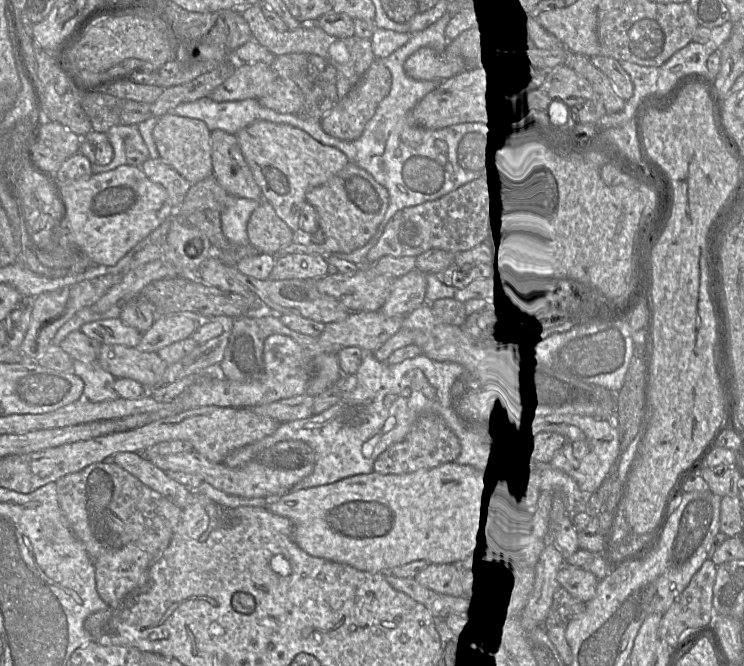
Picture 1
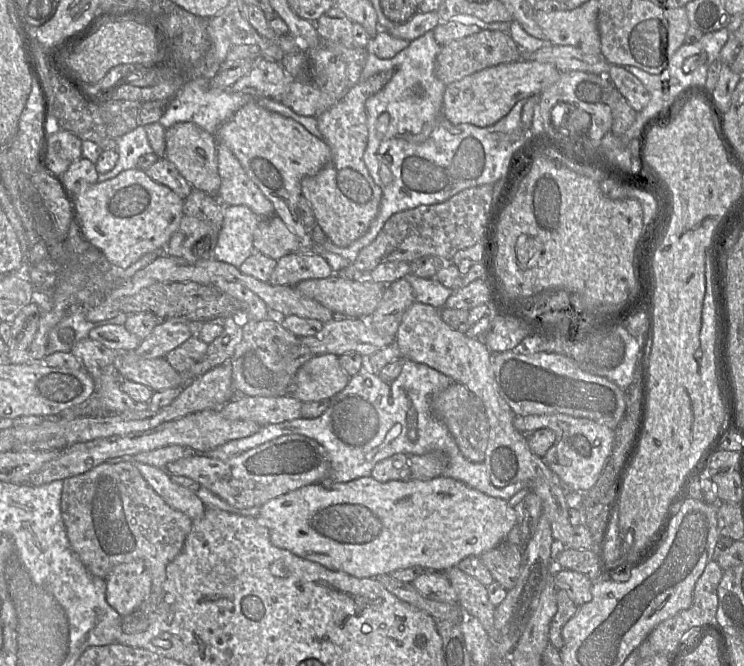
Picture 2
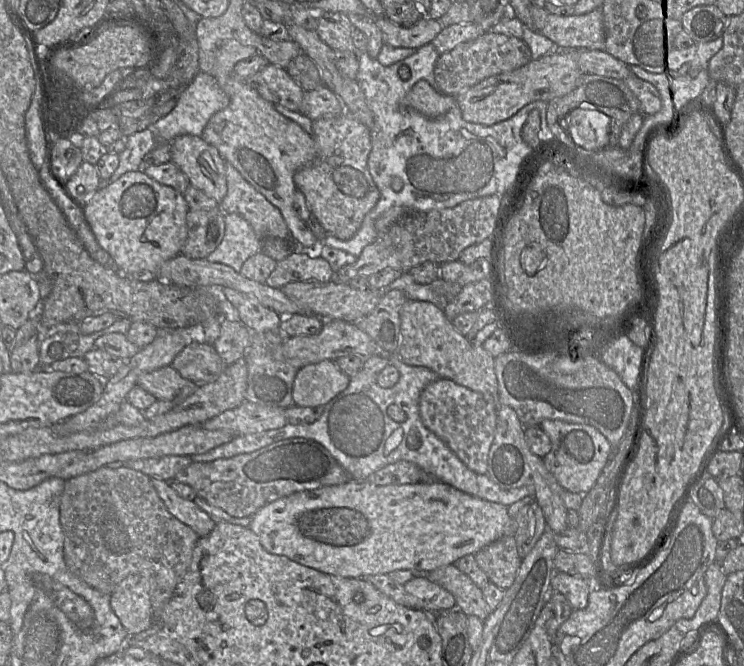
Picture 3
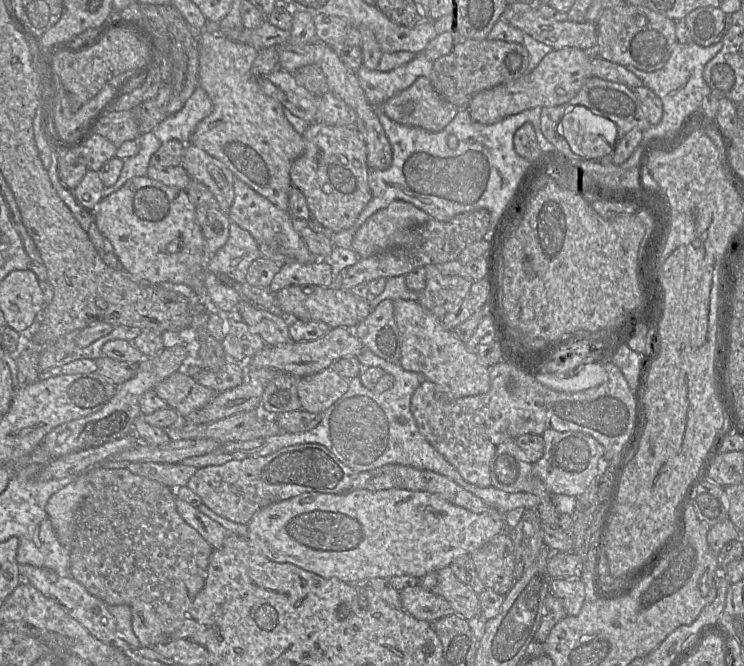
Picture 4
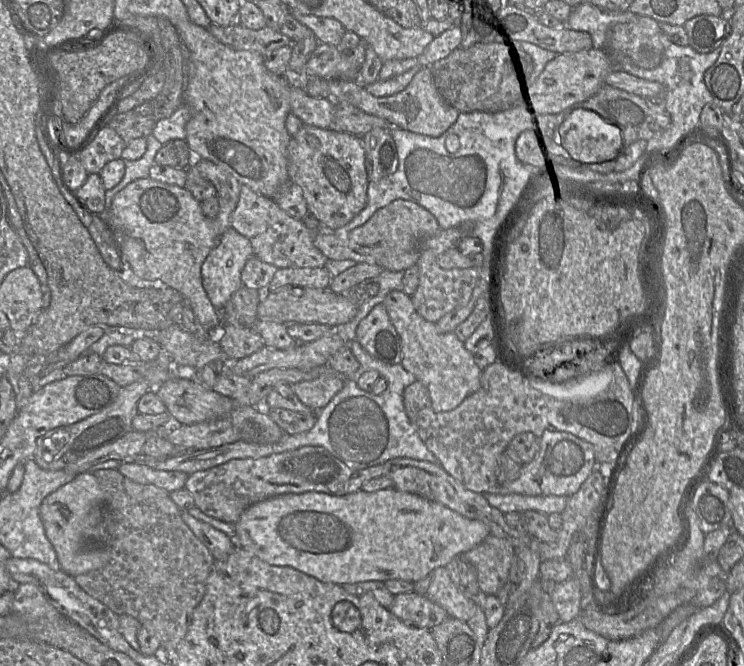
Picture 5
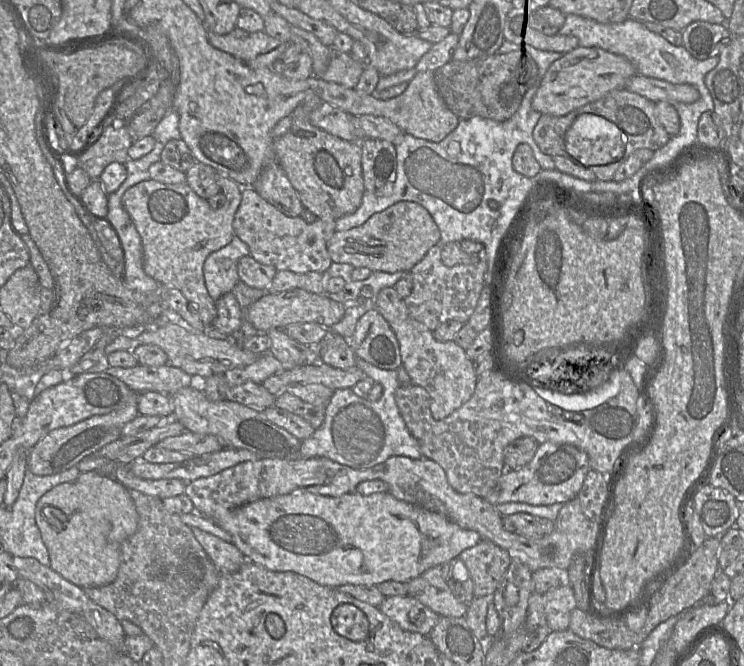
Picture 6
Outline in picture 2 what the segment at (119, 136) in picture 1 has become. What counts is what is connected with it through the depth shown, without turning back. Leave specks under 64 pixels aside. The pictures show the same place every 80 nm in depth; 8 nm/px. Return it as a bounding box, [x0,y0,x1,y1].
[98,126,153,182]

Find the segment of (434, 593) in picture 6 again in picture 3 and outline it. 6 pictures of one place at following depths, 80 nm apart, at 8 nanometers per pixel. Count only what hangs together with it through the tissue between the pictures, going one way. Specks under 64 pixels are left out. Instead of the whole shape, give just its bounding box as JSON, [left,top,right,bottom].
[425,564,490,621]

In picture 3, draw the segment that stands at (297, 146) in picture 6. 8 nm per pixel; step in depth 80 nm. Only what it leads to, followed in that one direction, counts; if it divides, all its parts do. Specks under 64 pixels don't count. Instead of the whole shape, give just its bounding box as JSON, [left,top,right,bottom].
[294,111,380,240]

